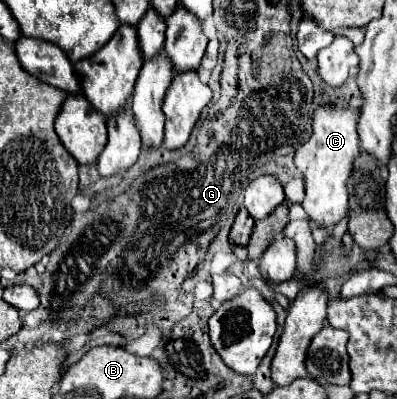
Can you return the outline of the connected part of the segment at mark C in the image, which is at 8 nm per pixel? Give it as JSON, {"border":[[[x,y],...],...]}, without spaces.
{"border":[[[322,105],[314,111],[314,125],[310,139],[296,151],[294,163],[302,171],[306,181],[306,197],[302,207],[320,227],[336,225],[348,211],[348,179],[354,169],[354,159],[360,155],[358,127],[360,109]]]}

